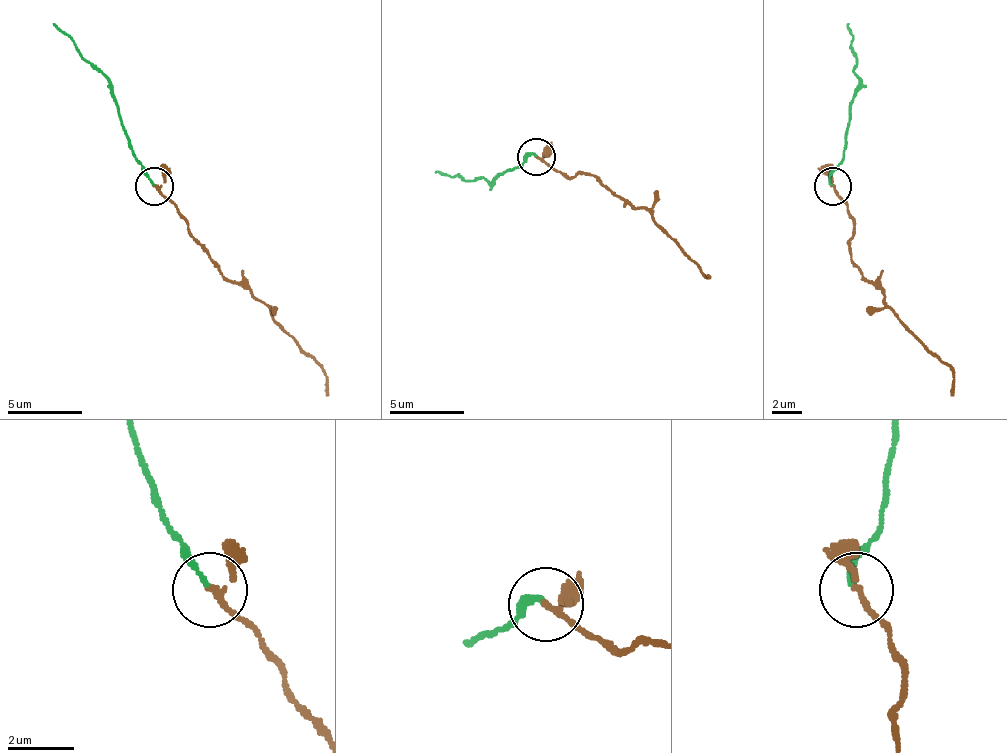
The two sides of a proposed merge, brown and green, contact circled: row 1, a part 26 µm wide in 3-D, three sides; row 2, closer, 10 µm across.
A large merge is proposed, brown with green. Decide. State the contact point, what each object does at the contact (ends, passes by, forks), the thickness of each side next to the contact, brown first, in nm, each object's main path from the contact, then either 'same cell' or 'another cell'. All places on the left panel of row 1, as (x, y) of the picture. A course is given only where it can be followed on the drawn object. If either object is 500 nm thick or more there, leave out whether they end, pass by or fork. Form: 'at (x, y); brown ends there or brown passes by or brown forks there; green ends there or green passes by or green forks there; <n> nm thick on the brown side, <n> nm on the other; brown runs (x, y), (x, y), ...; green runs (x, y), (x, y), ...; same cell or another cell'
at (154, 186); brown passes by; green ends there; 130 nm thick on the brown side, 150 nm on the other; brown runs (153, 187), (183, 221), (209, 262), (262, 303), (325, 370), (329, 396); green runs (153, 183), (131, 146), (112, 86), (52, 23); same cell

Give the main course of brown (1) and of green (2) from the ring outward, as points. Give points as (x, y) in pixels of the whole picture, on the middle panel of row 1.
1: (535, 155), (565, 178), (591, 174), (644, 208), (711, 279)
2: (535, 155), (494, 181), (434, 170)

